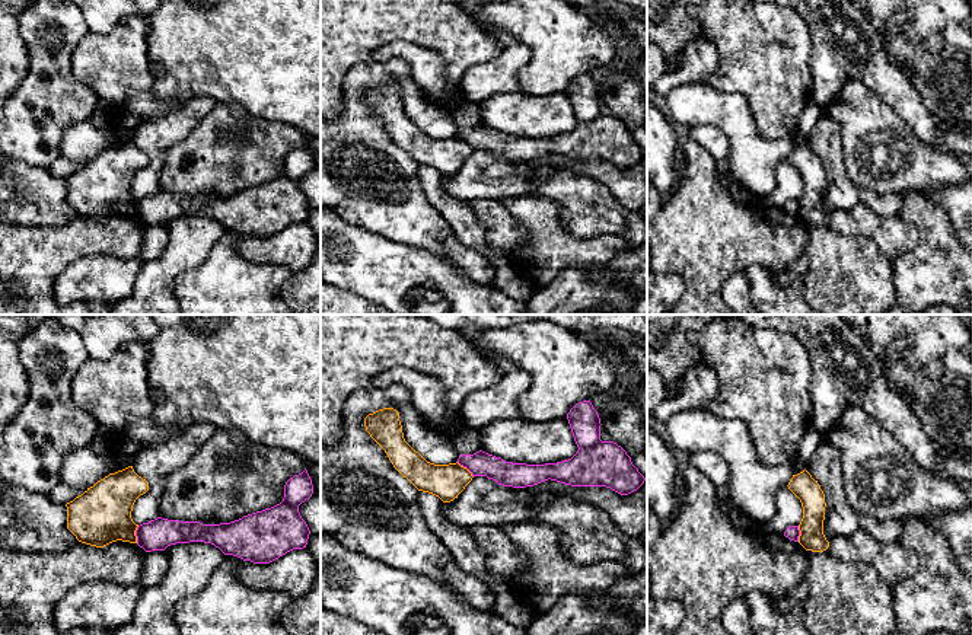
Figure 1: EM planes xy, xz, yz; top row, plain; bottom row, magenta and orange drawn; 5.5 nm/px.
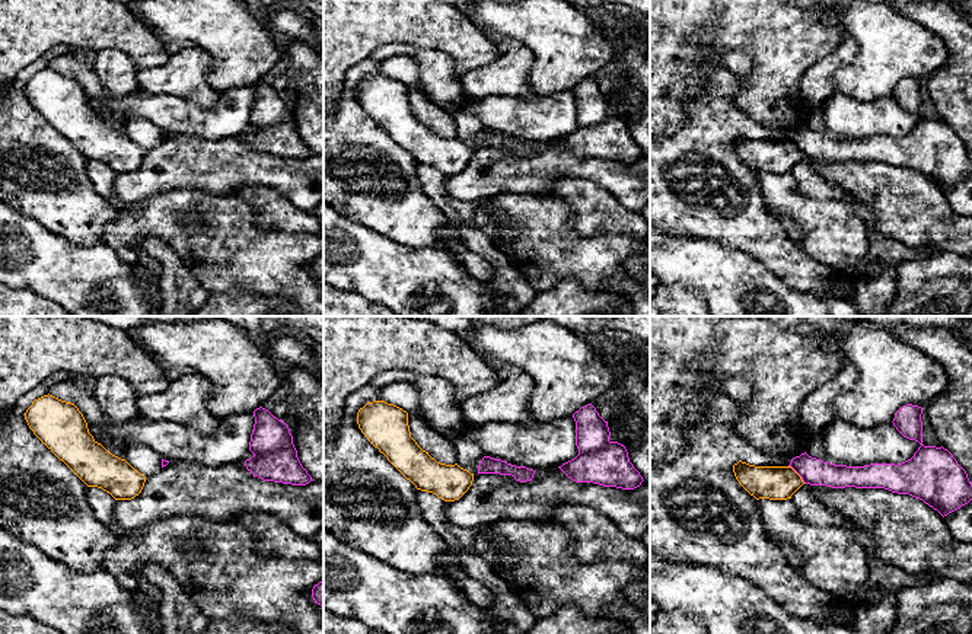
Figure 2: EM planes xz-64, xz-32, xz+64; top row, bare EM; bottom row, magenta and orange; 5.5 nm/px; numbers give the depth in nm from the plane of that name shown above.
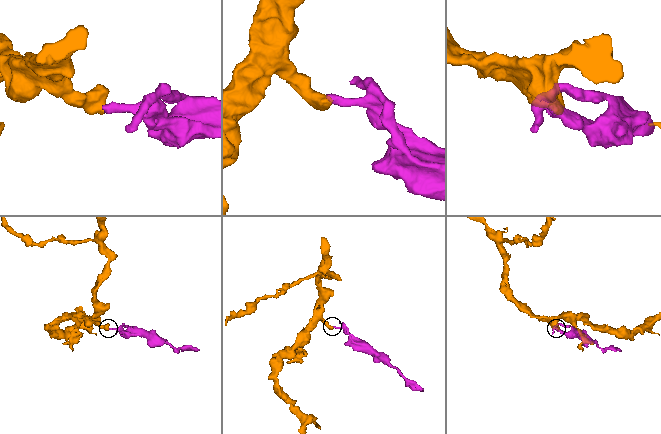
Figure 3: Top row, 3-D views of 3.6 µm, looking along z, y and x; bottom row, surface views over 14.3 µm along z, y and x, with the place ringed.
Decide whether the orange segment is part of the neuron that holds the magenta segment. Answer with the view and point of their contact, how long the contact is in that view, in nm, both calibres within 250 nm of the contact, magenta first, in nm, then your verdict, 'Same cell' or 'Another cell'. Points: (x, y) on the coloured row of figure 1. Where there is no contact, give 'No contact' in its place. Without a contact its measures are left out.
Touches magenta at xz (465, 466). Shared border 130 nm. Thickness 140 nm (magenta) against 190 nm. Another cell

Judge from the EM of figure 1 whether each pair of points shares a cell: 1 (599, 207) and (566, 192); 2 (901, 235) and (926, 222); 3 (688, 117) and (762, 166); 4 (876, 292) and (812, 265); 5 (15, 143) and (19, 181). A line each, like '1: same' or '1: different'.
1: same
2: different
3: same
4: same
5: different

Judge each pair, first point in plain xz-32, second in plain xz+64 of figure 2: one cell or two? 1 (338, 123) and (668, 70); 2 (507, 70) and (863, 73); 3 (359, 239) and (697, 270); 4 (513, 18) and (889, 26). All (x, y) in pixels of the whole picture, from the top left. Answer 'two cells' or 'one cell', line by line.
1: two cells
2: two cells
3: one cell
4: one cell

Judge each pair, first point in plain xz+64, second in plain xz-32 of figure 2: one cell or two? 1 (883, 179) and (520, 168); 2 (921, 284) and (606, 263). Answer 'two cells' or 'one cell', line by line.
1: two cells
2: two cells

